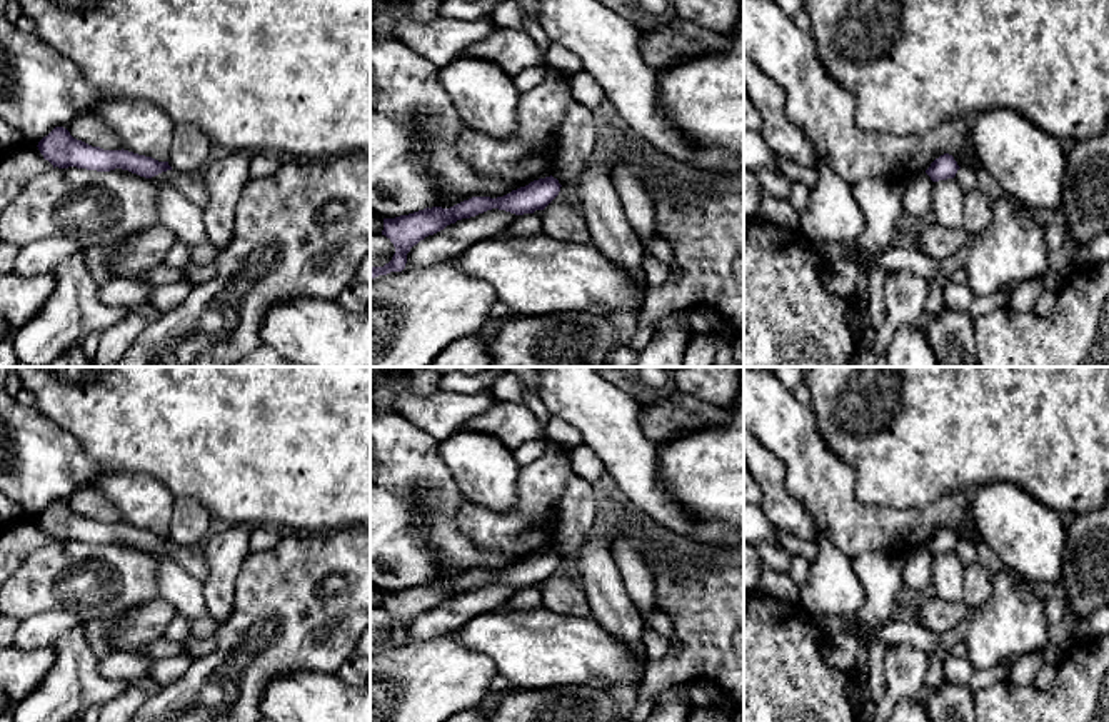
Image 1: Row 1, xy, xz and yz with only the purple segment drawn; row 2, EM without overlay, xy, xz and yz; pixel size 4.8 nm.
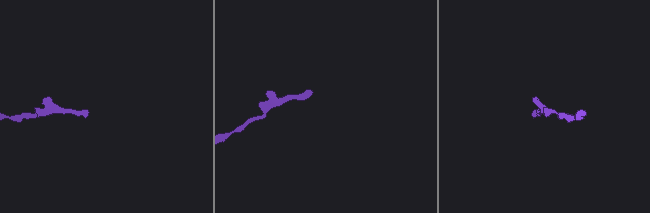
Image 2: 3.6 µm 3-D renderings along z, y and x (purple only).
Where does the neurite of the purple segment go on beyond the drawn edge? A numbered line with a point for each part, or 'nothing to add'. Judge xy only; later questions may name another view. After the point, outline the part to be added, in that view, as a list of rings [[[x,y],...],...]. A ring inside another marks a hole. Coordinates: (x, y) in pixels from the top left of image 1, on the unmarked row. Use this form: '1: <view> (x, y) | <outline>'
nothing to add

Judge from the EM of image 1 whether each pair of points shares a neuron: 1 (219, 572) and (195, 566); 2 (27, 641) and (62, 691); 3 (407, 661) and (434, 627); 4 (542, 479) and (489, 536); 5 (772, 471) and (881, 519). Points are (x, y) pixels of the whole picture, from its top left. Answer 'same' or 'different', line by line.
1: different
2: different
3: different
4: same
5: different

